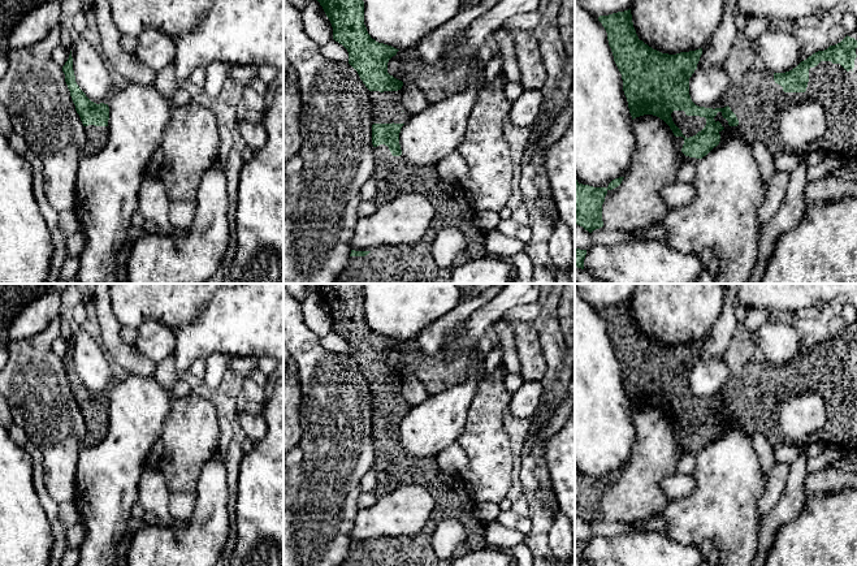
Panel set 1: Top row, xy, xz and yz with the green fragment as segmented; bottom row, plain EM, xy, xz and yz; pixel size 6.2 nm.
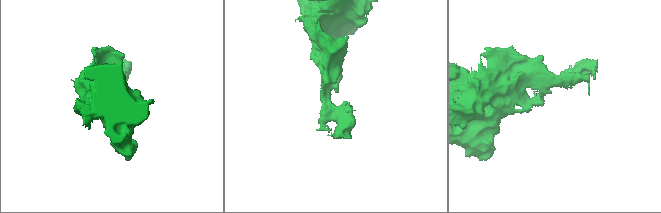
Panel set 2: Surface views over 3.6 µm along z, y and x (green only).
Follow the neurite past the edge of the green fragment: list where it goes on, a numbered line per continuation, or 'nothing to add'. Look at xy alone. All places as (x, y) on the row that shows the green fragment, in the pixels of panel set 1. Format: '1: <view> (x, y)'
1: xy (96, 135)

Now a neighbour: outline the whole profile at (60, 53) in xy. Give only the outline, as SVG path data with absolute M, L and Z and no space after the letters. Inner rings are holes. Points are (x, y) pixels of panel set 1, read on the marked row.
M59 44L53 52L52 52L52 57L53 57L53 61L59 65L59 66L64 66L65 62L68 61L69 59L69 55L70 55L70 51L66 49L64 46Z

